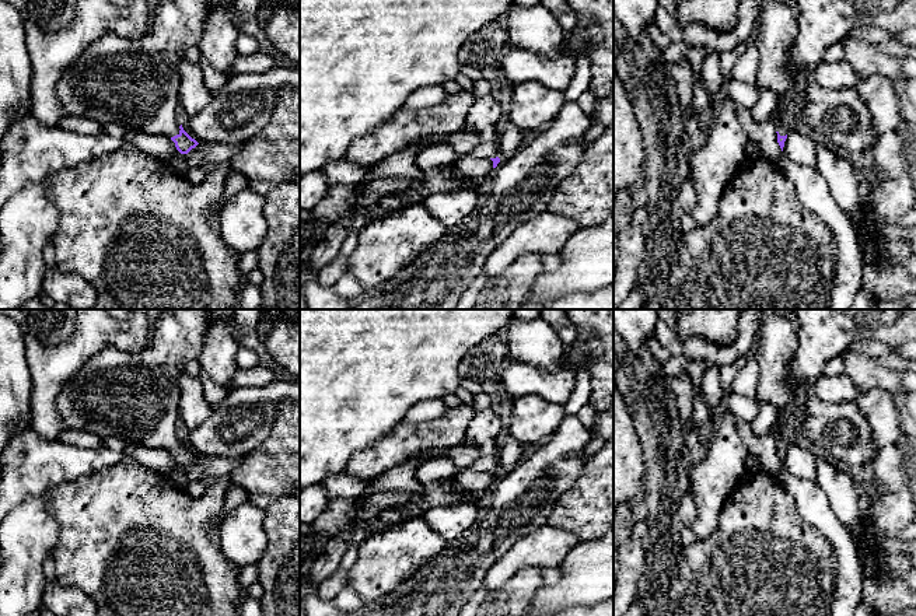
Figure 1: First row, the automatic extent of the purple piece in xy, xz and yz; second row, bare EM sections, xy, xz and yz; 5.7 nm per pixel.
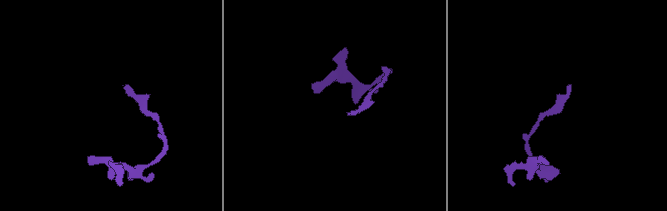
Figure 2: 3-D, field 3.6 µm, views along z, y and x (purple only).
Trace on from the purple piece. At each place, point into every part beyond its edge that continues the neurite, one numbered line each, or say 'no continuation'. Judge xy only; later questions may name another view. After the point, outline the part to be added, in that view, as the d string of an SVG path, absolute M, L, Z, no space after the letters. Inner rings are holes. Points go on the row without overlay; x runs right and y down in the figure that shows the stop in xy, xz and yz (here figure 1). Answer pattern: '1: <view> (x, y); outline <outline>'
1: xy (135, 396); outline M167 309L151 325L147 349L132 353L106 346L70 378L56 396L56 409L67 428L98 437L118 437L148 448L179 448L179 385L186 363L197 360L210 316L206 309Z

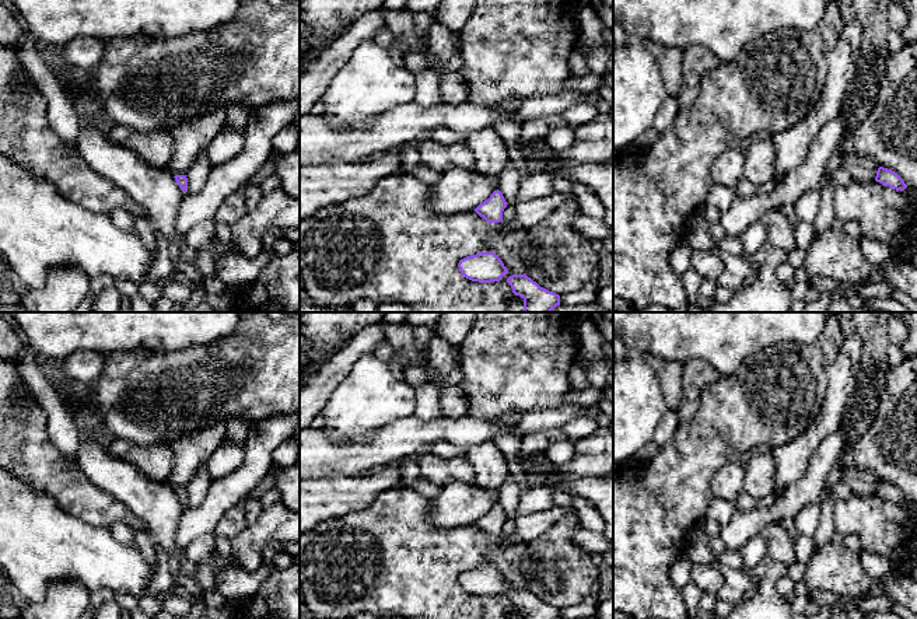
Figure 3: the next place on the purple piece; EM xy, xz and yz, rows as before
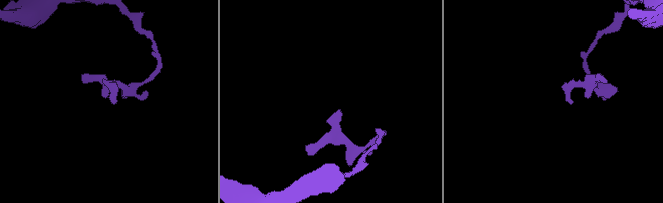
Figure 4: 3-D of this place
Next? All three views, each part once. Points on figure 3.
no continuation

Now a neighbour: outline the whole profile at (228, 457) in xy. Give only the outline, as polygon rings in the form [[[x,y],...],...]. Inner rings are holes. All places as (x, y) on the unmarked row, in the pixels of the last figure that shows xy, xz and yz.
[[[225,436],[224,443],[214,451],[207,462],[207,472],[211,480],[218,480],[235,472],[244,462],[244,445],[230,441]]]

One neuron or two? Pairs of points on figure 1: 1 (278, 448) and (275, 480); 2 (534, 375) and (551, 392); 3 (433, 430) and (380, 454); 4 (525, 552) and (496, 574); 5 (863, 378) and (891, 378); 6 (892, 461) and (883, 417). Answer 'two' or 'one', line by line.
1: one
2: one
3: one
4: one
5: one
6: two

